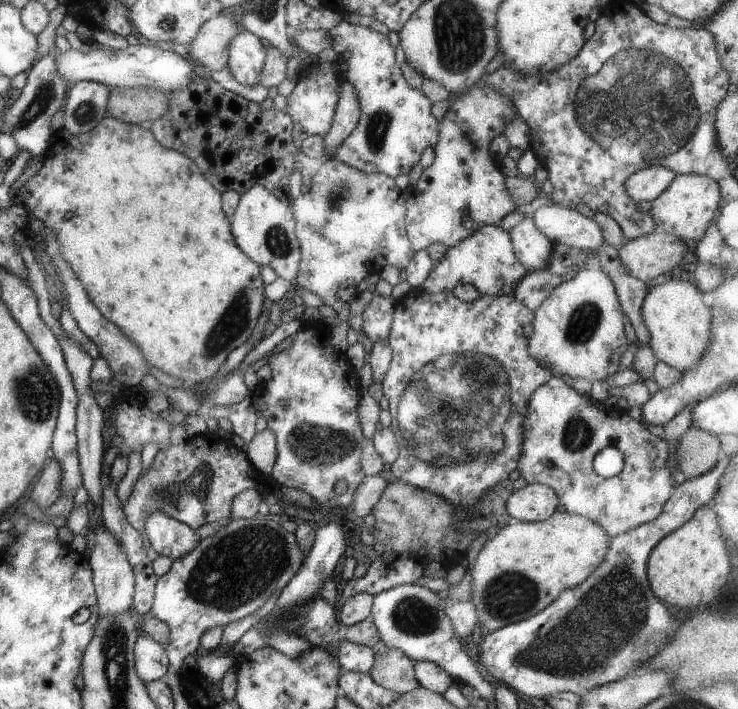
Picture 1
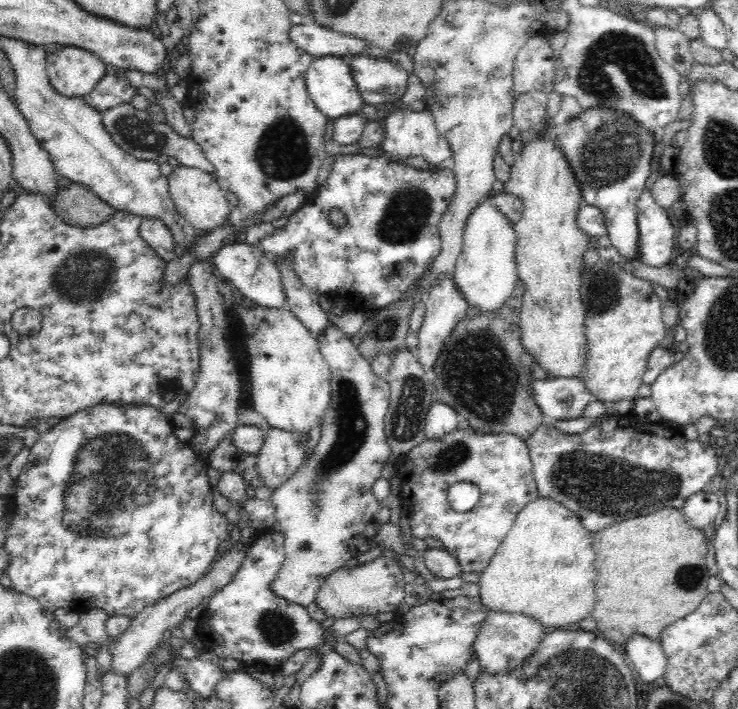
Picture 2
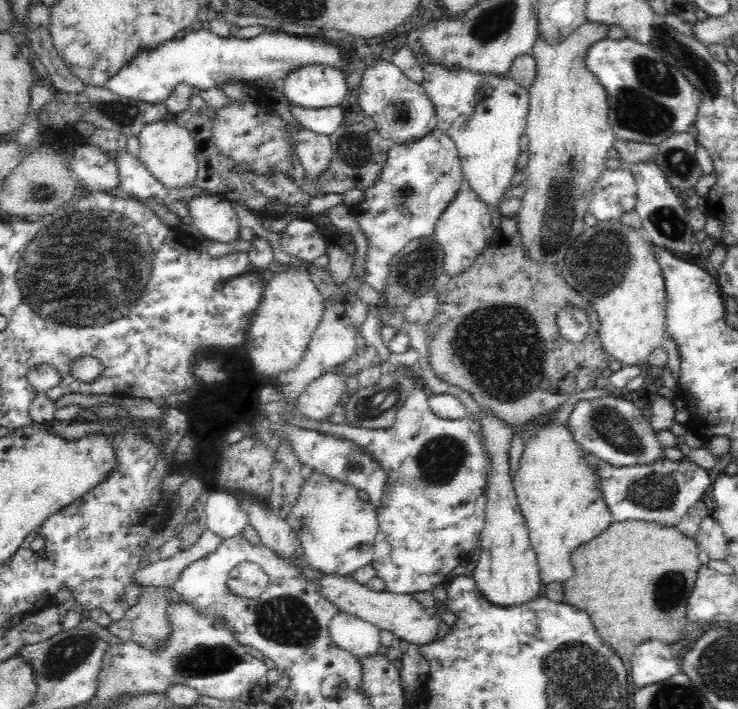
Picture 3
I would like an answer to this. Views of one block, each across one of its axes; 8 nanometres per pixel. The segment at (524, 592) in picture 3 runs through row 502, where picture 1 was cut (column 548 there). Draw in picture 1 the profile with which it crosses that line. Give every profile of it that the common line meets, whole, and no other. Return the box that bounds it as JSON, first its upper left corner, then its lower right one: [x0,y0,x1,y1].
[506,483,557,521]

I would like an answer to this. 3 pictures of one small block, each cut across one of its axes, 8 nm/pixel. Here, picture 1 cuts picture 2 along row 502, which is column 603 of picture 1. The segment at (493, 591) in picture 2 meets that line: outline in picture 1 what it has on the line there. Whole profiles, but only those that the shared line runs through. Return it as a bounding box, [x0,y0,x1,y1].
[467,510,611,632]

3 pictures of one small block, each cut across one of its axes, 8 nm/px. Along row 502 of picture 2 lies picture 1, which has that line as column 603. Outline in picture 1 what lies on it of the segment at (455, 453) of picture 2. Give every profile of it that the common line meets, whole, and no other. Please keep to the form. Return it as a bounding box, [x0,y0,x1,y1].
[515,376,676,537]

